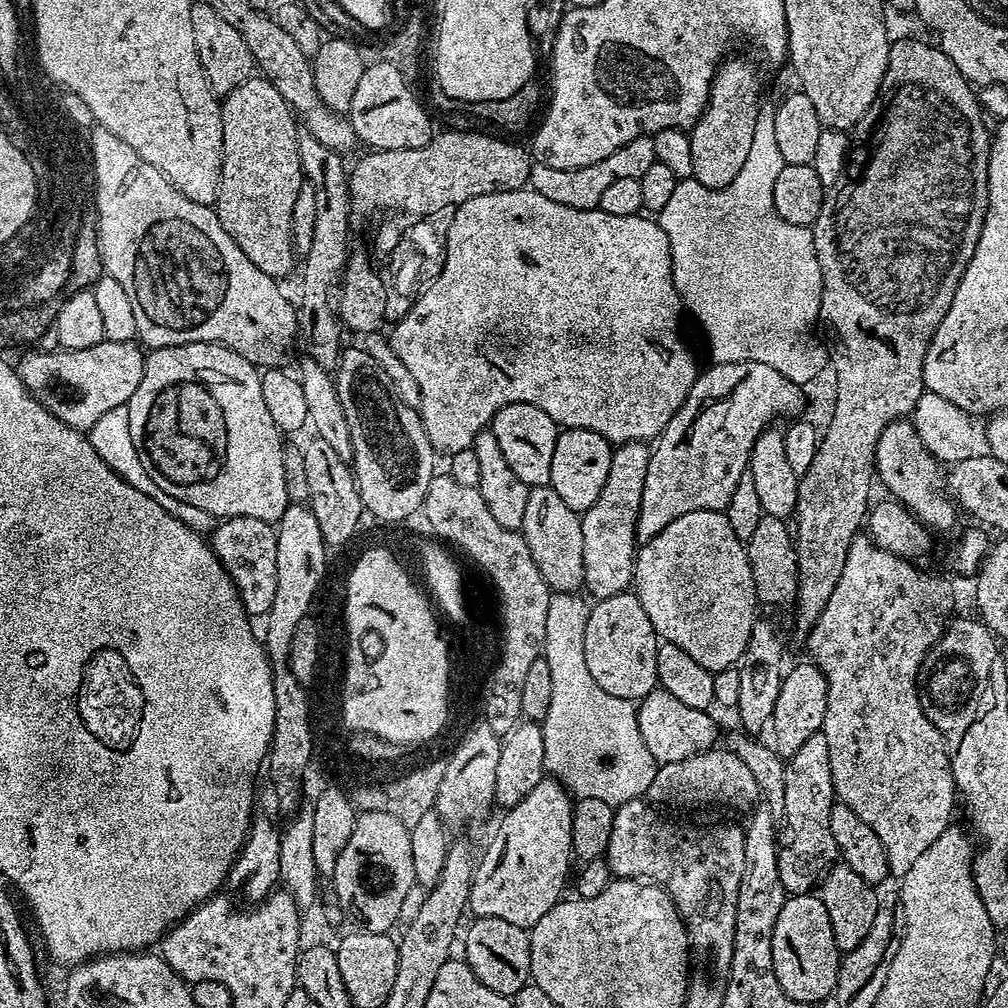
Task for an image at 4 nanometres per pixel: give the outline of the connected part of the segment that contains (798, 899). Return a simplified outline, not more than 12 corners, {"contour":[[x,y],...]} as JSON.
{"contour":[[819,895],[774,922],[778,986],[812,1006],[835,993],[842,953]]}

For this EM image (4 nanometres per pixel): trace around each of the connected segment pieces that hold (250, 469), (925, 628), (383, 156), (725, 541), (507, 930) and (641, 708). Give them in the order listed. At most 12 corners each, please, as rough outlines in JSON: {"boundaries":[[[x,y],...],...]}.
{"boundaries":[[[149,351],[127,406],[154,486],[217,518],[290,503],[260,372]],[[858,534],[808,632],[836,800],[903,878],[953,823],[918,677],[952,588]],[[484,132],[365,153],[357,213],[428,216],[523,188],[534,163]],[[724,512],[643,541],[634,591],[663,643],[713,674],[758,619]],[[477,916],[463,959],[482,986],[515,996],[532,979],[529,929]],[[657,687],[639,701],[638,730],[657,765],[717,743],[711,711]]]}

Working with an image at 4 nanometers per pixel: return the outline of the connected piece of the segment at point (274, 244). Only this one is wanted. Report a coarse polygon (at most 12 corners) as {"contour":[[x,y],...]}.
{"contour":[[263,75],[223,97],[222,230],[266,274],[298,260],[298,121]]}

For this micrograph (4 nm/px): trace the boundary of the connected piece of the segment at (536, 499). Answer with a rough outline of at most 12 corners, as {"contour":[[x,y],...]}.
{"contour":[[529,488],[519,531],[552,592],[584,588],[581,513]]}

